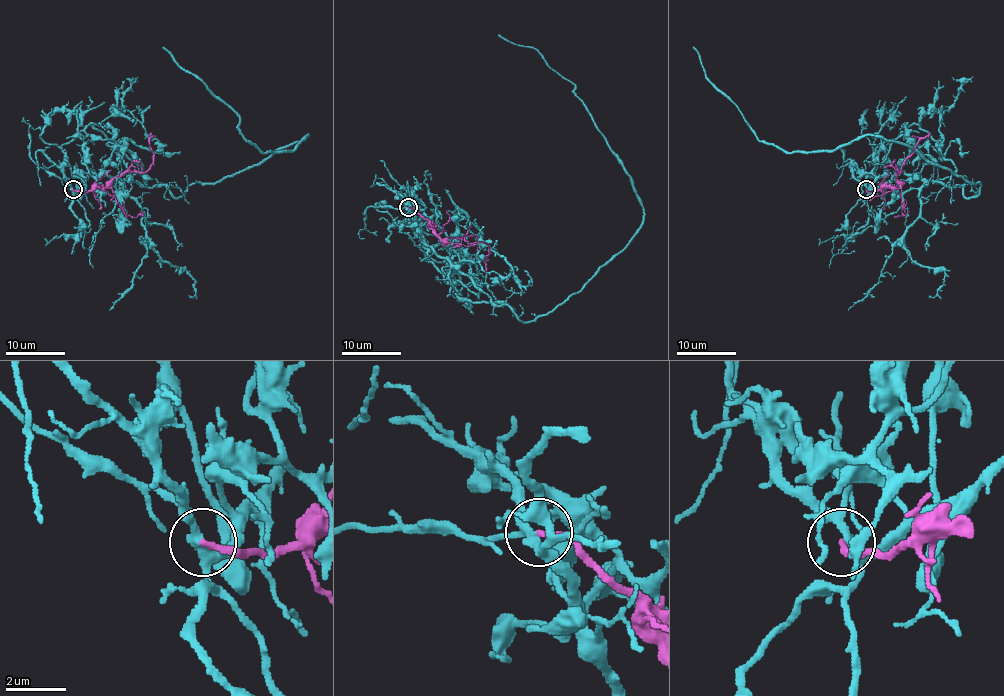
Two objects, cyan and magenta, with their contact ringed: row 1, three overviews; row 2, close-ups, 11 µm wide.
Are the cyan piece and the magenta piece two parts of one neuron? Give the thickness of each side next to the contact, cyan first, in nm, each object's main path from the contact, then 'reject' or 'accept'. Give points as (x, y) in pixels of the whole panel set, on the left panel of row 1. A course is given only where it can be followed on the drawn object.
calibres 240 and 190 nm; course cyan (73, 190), (91, 173), (163, 185), (179, 197), (307, 134), (292, 149), (263, 152), (239, 117), (163, 46); course magenta (73, 190), (91, 191), (106, 187), (127, 172), (146, 170), (154, 158), (149, 133); reject

